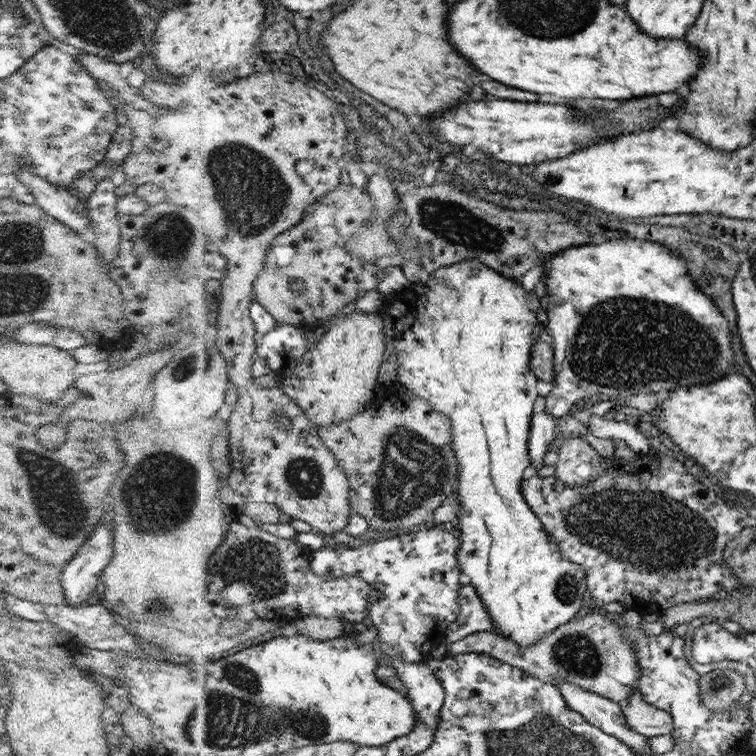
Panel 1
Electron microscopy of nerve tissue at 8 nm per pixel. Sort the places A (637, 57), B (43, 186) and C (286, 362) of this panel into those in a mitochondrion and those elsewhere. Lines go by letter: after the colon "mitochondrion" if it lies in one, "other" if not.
A: other
B: other
C: other

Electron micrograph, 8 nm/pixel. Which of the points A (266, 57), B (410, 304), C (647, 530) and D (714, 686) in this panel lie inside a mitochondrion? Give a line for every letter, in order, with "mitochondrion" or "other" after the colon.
A: other
B: other
C: mitochondrion
D: mitochondrion

